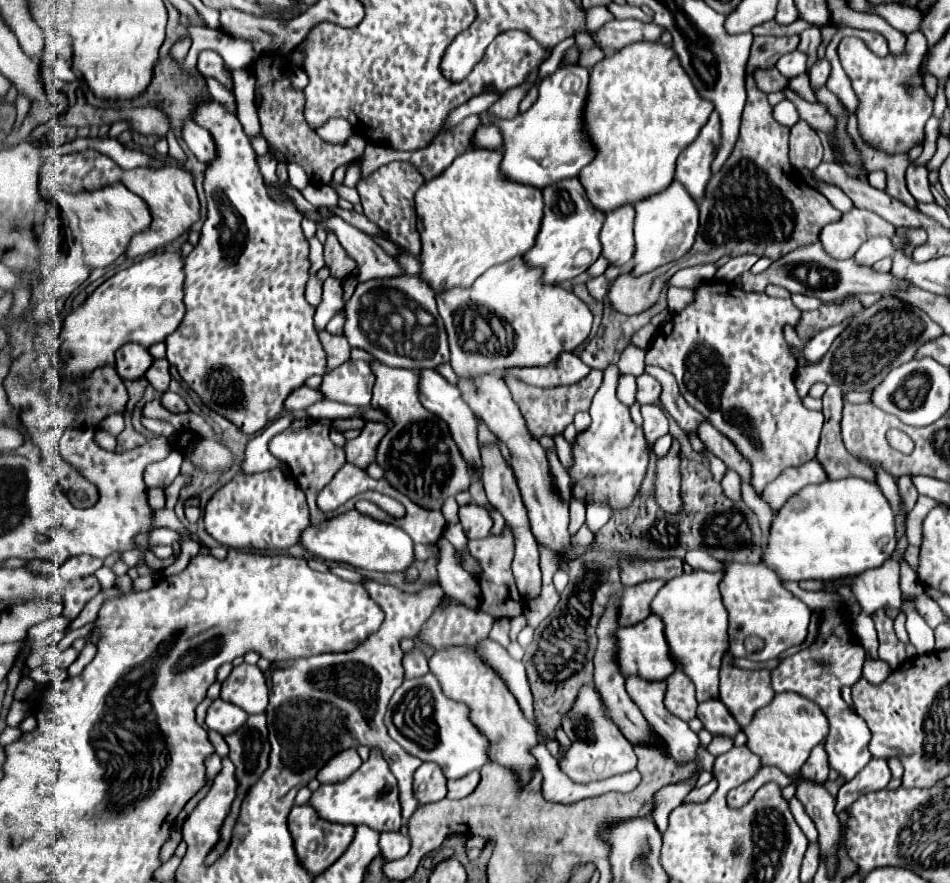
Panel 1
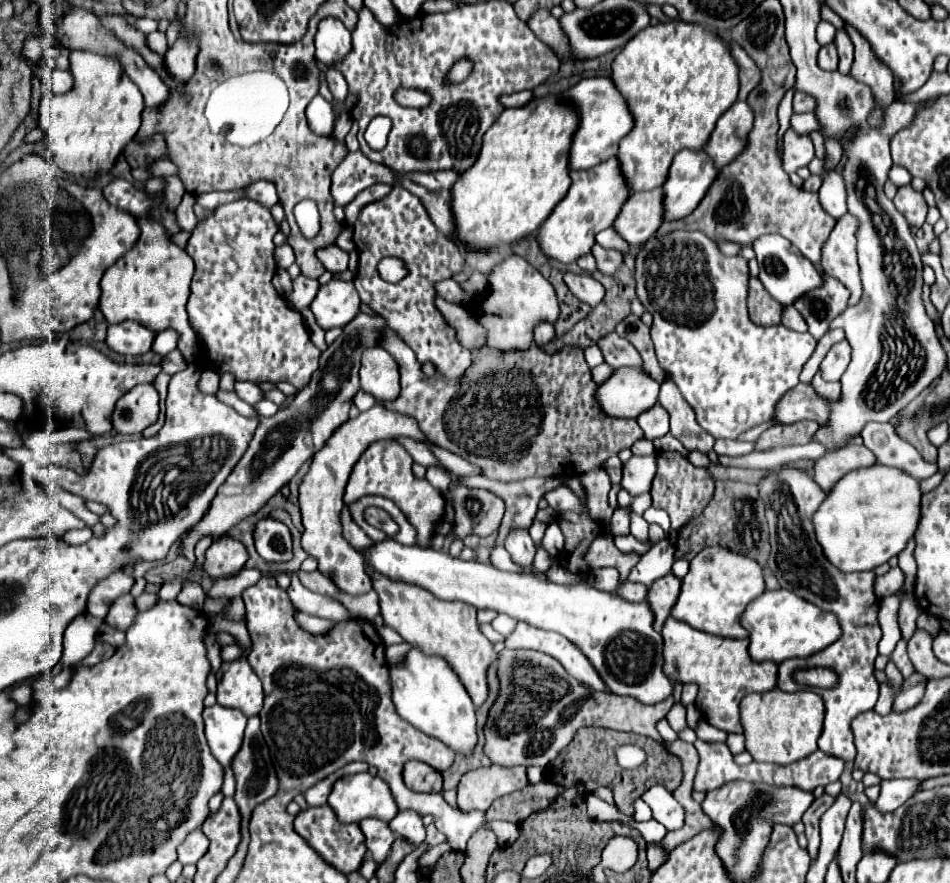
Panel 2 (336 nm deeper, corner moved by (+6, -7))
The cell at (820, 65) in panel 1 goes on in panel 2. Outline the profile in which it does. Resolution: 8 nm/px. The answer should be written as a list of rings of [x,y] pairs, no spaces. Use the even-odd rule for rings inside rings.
[[[829,43],[829,45],[821,47],[821,51],[819,51],[819,67],[825,69],[825,71],[835,71],[837,65],[839,65],[839,57],[837,57],[835,45]]]

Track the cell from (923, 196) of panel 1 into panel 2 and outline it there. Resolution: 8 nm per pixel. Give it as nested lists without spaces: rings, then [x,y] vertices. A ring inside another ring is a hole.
[[[911,185],[899,187],[895,199],[893,199],[897,211],[907,219],[909,225],[921,227],[925,223],[927,215],[927,203],[919,191],[915,191]]]

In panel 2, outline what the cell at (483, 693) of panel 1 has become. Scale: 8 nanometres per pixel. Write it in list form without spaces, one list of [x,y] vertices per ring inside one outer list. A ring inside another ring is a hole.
[[[367,569],[367,573],[371,575],[373,589],[379,595],[381,617],[385,625],[393,627],[409,645],[417,647],[421,653],[447,659],[451,669],[465,685],[469,697],[473,699],[475,709],[479,709],[489,697],[487,669],[497,661],[497,653],[493,651],[491,641],[479,631],[479,623],[475,617],[477,609],[471,607],[469,603],[437,599],[421,587],[413,587],[407,583],[393,583],[383,575],[375,575],[371,569]]]

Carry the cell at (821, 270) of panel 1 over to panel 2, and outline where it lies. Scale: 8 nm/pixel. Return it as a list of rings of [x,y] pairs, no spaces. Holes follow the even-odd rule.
[[[763,235],[753,243],[753,249],[759,263],[759,281],[777,303],[793,305],[805,293],[823,287],[823,277],[819,275],[821,269],[815,263],[811,263],[791,241],[783,239],[781,235]]]

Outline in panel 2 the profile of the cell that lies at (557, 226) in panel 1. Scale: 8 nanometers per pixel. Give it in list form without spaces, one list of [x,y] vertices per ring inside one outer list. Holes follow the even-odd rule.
[[[611,157],[591,171],[571,171],[571,187],[567,195],[557,203],[553,213],[537,231],[537,243],[547,259],[555,259],[559,263],[575,263],[579,257],[591,253],[595,245],[595,235],[615,221],[623,201],[629,197],[629,189],[623,183],[623,175],[619,169],[617,157]]]

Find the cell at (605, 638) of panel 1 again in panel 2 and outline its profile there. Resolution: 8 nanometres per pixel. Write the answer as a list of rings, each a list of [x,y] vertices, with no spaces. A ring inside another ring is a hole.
[[[625,581],[625,583],[621,583],[613,593],[619,595],[621,599],[625,599],[625,601],[637,603],[637,601],[645,599],[645,595],[647,595],[647,587],[641,585],[641,583],[629,583],[629,581]]]

